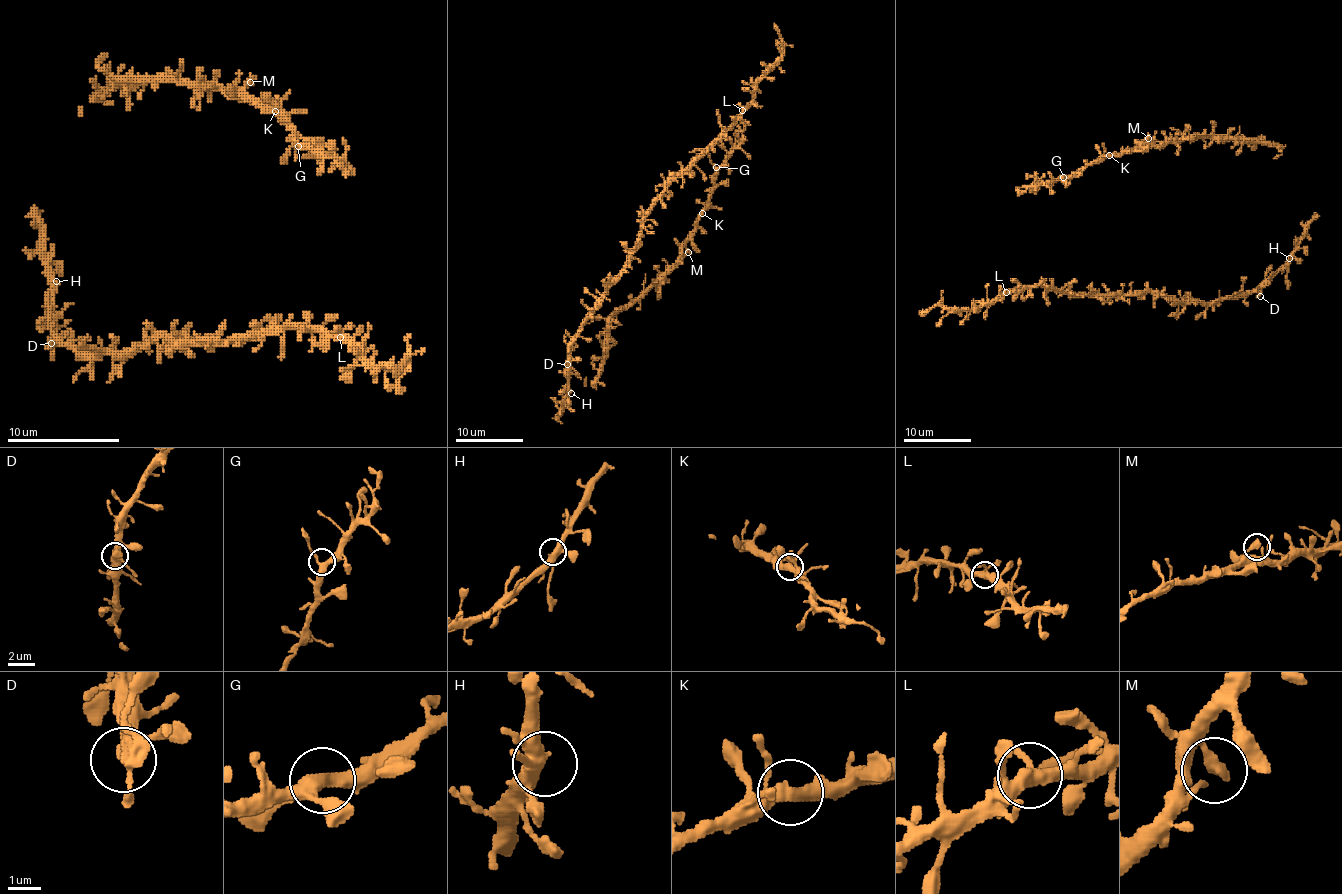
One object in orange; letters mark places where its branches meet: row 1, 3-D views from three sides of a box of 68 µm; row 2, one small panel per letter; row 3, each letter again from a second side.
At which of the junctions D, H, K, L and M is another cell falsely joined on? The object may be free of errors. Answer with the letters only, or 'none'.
none

